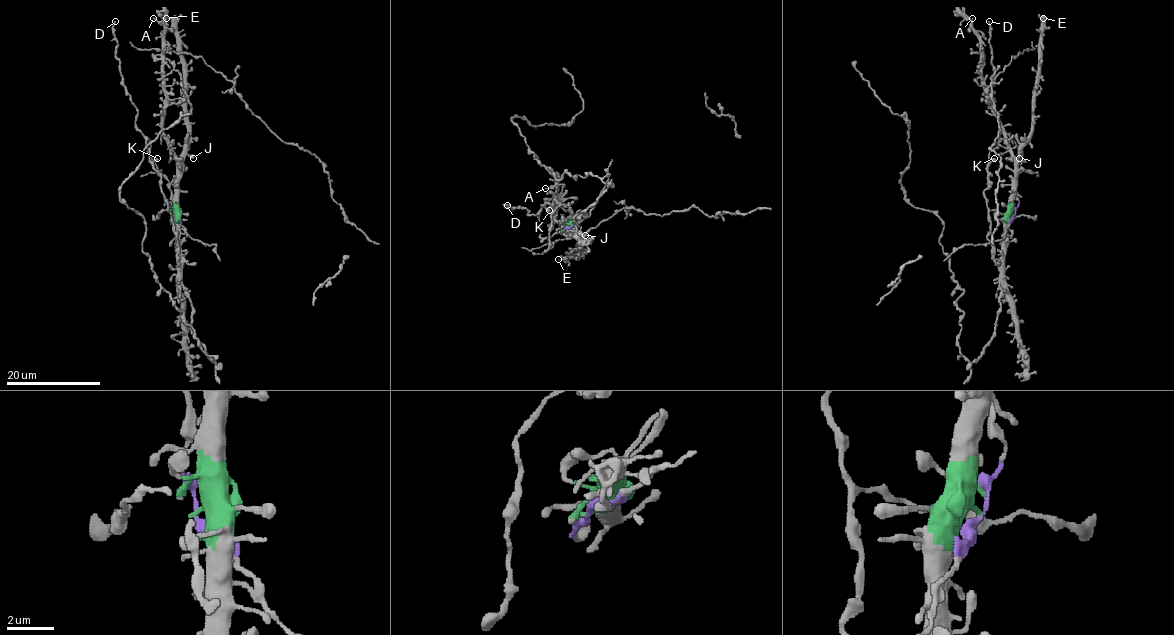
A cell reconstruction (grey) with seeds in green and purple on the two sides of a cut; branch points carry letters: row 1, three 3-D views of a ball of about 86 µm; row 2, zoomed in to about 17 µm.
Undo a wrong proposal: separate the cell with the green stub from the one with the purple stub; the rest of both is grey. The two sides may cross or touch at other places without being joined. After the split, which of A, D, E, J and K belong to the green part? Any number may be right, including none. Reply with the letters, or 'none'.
A, E, J

